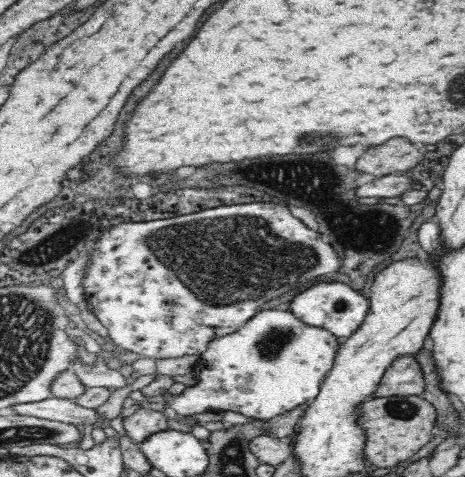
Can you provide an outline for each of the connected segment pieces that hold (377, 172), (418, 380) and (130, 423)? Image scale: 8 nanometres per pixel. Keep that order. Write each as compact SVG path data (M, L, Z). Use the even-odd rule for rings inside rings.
M391 138L378 146L368 147L356 159L356 171L375 177L410 170L420 162L422 154L405 138Z
M398 355L382 376L374 394L368 394L368 401L374 398L419 396L425 388L420 364L410 355Z
M139 408L124 421L128 437L140 444L156 432L168 430L168 417L160 410Z

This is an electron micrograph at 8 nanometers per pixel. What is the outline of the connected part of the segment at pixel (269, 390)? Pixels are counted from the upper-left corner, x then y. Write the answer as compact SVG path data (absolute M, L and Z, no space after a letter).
M260 309L240 330L215 338L195 369L197 382L180 394L164 392L164 403L187 417L200 412L234 410L246 417L271 419L284 411L309 404L335 366L340 339L331 332L308 326L290 311Z

